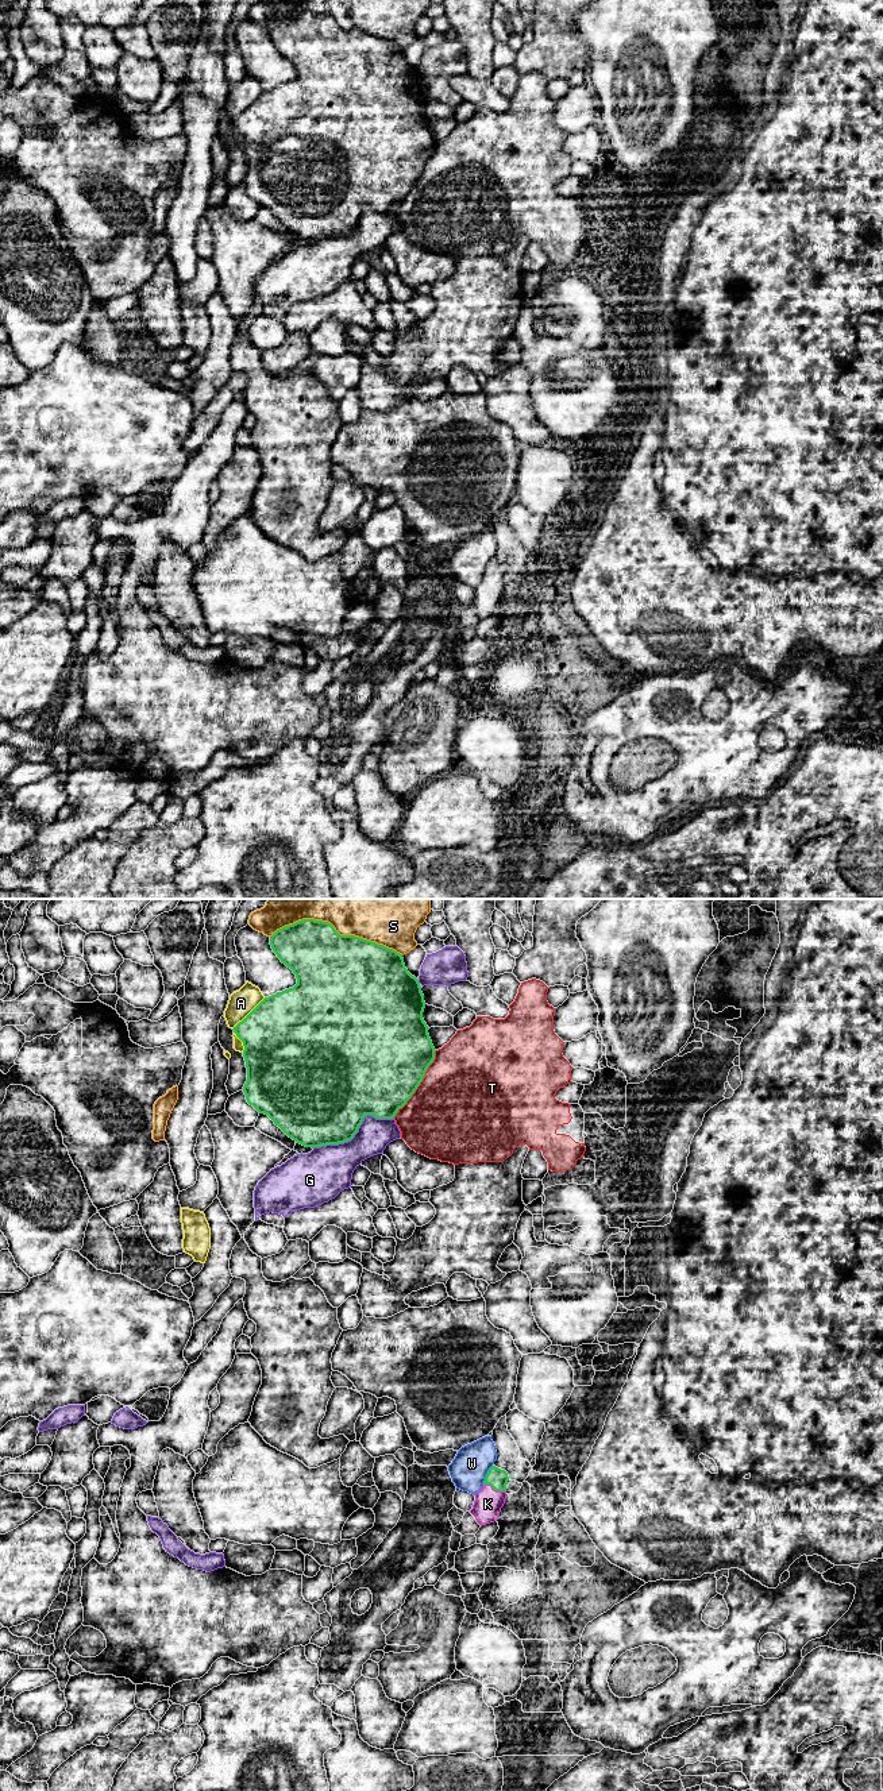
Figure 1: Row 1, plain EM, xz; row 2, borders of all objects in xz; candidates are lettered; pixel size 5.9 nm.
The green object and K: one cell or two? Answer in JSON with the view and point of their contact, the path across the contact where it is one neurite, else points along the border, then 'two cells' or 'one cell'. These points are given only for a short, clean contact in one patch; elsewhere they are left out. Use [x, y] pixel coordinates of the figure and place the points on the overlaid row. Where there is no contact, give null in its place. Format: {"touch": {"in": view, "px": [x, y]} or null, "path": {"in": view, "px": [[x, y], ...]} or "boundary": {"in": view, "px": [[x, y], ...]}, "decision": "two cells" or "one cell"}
{"touch": {"in": "xz", "px": [494, 1489]}, "path": {"in": "xz", "px": [[497, 1478], [494, 1489], [488, 1504]]}, "decision": "one cell"}

